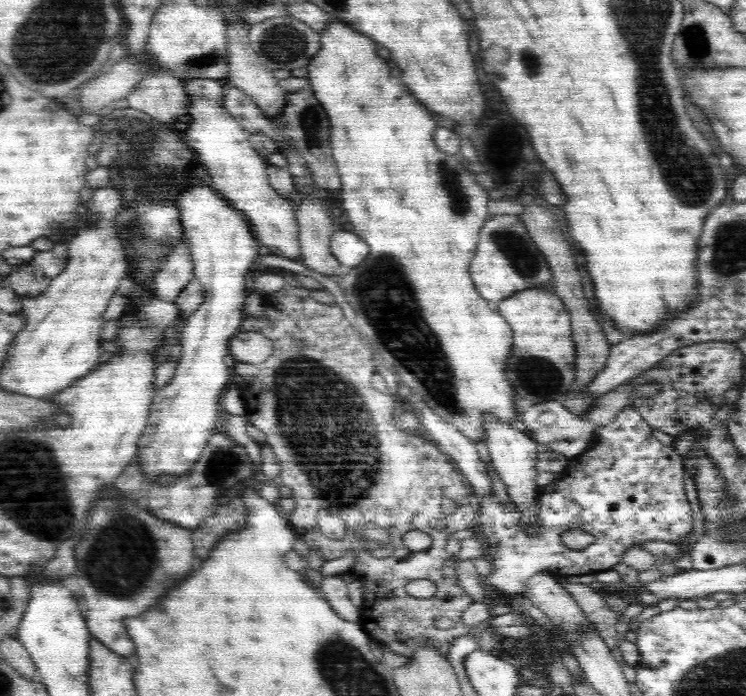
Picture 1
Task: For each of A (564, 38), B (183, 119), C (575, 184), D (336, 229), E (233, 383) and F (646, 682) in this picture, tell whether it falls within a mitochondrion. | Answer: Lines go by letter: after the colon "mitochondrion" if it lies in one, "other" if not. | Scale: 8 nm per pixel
A: other
B: other
C: other
D: other
E: other
F: other

